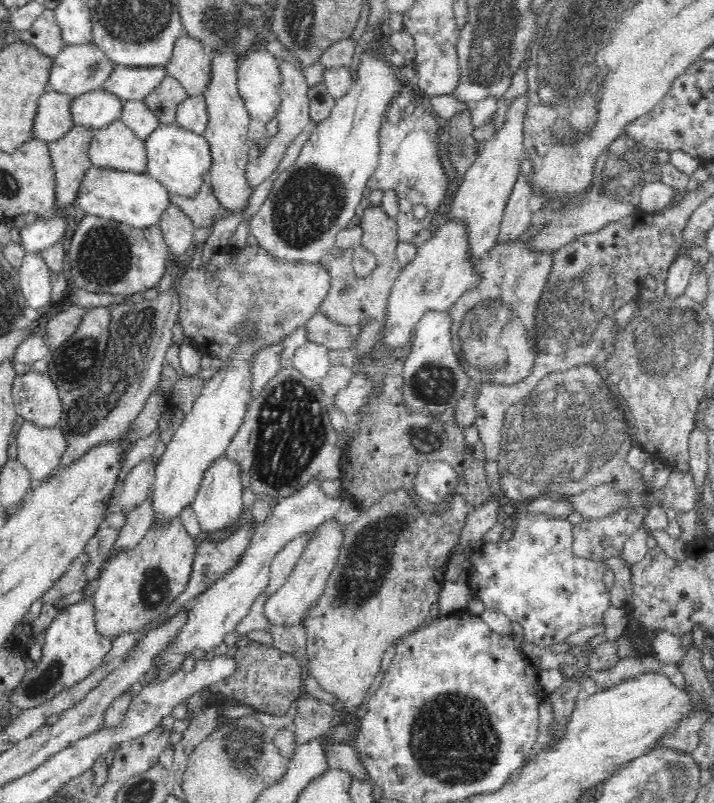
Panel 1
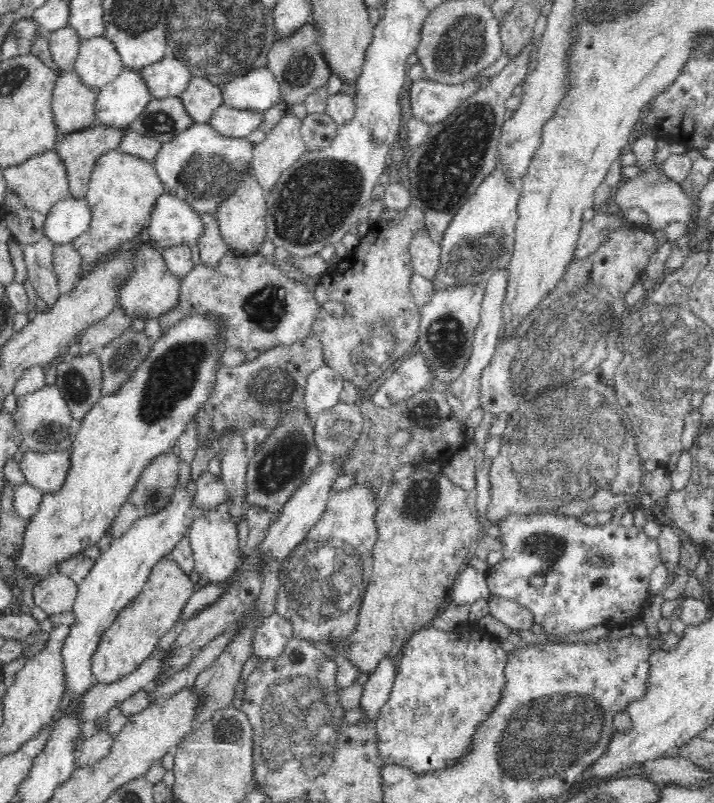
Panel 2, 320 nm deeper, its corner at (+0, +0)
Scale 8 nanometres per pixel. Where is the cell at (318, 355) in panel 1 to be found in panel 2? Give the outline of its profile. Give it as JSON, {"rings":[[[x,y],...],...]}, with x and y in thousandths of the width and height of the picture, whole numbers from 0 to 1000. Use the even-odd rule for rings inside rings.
{"rings":[[[447,453],[436,458],[424,493],[424,503],[434,519],[443,522],[445,516],[457,513],[476,498],[479,476],[479,466],[462,460],[459,455]]]}

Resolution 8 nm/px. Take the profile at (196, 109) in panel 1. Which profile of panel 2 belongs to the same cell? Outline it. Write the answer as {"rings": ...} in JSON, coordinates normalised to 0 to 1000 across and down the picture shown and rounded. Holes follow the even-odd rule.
{"rings":[[[311,130],[305,132],[290,154],[300,166],[315,171],[346,172],[361,161],[368,151],[368,142],[354,138],[332,137]]]}

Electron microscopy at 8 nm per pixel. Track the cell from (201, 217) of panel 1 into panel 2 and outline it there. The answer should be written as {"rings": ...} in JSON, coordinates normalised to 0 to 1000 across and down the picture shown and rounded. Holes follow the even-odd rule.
{"rings":[[[283,264],[279,269],[283,276],[283,289],[275,303],[279,309],[280,324],[284,328],[300,330],[314,319],[321,306],[308,290],[301,267]]]}

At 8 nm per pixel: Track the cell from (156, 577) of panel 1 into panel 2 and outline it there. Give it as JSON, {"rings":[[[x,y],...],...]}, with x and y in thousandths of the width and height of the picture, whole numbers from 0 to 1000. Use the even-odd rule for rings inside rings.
{"rings":[[[238,691],[228,694],[213,707],[209,722],[199,732],[199,737],[171,756],[171,761],[165,762],[165,768],[143,787],[134,807],[127,814],[127,837],[132,847],[154,852],[153,849],[160,849],[190,834],[199,823],[204,822],[218,809],[221,800],[230,791],[245,780],[249,770],[252,770],[255,756],[263,750],[263,745],[272,740],[277,729],[279,724],[273,721],[273,717],[262,715],[242,694]]]}

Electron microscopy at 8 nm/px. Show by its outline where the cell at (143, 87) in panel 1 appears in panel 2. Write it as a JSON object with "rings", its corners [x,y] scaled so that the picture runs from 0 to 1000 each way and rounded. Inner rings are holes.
{"rings":[[[239,67],[190,88],[214,123],[254,121],[268,97],[261,77],[244,72]]]}

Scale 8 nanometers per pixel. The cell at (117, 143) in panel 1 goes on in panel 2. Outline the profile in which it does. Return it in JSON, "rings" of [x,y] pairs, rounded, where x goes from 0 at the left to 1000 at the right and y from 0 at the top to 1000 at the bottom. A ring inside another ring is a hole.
{"rings":[[[167,186],[150,188],[134,198],[123,237],[115,245],[126,258],[127,279],[115,294],[99,301],[115,321],[115,344],[130,337],[160,313],[171,311],[179,299],[196,293],[216,252],[227,240],[227,228],[210,200]]]}

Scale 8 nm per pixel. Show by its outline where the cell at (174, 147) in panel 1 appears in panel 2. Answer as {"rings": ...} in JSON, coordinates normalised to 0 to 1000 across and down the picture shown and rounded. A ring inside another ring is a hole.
{"rings":[[[270,152],[241,174],[227,178],[213,203],[230,240],[252,245],[277,267],[301,267],[305,254],[342,219],[342,209],[352,202],[353,187],[354,181],[346,172],[310,169],[300,166],[290,153]]]}

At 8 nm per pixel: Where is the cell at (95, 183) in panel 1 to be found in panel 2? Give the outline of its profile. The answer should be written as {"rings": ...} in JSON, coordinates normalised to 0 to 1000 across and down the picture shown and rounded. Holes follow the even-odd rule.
{"rings":[[[230,239],[216,252],[202,283],[225,309],[269,305],[283,289],[279,267],[252,245]]]}

